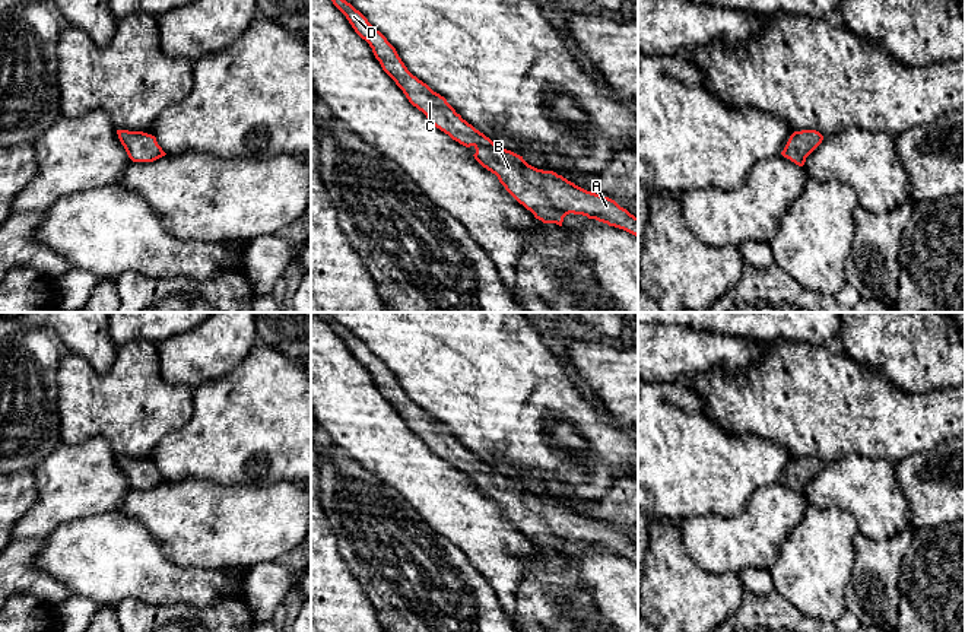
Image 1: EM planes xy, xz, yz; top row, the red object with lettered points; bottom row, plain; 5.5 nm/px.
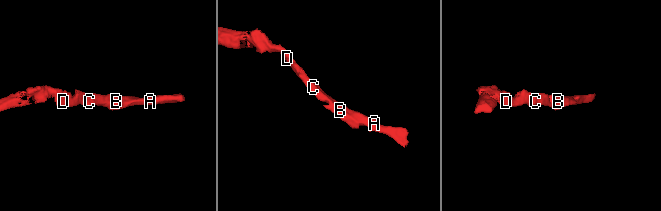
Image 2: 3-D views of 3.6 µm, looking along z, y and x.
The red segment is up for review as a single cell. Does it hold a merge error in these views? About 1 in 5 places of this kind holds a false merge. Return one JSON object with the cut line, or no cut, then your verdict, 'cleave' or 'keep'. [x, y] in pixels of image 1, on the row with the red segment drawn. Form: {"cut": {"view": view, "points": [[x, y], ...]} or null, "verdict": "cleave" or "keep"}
{"cut": null, "verdict": "keep"}

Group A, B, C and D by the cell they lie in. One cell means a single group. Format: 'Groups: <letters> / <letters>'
Groups: A B C D

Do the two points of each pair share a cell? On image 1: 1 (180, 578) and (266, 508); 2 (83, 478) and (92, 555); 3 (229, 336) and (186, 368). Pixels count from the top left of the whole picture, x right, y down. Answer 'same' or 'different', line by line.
1: different
2: different
3: same

